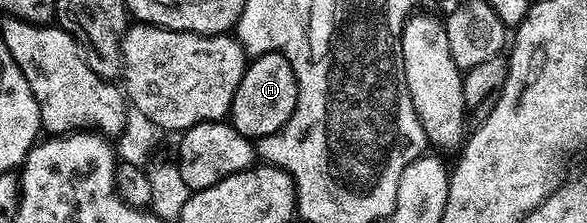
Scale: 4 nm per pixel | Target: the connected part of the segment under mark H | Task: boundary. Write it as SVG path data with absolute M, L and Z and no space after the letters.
M278 52L260 53L248 61L237 84L229 121L237 133L252 140L276 134L289 120L289 116L293 116L298 95L299 81L289 60L285 60L285 56Z

